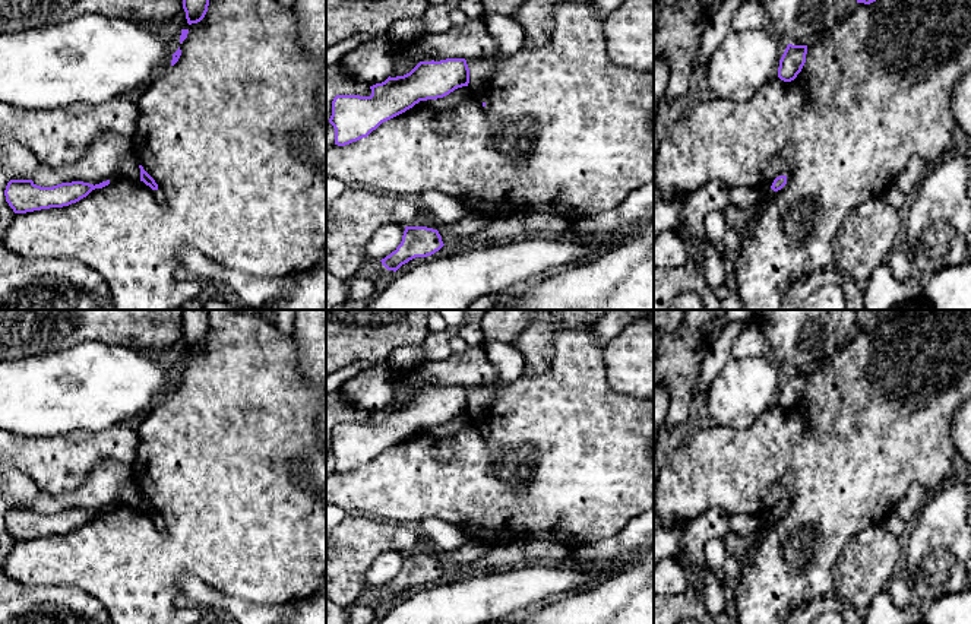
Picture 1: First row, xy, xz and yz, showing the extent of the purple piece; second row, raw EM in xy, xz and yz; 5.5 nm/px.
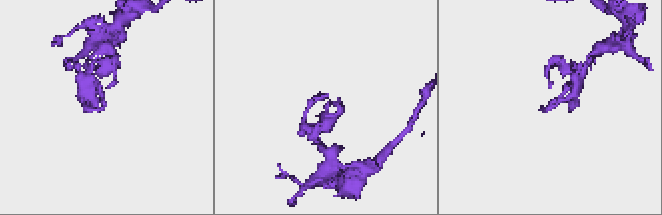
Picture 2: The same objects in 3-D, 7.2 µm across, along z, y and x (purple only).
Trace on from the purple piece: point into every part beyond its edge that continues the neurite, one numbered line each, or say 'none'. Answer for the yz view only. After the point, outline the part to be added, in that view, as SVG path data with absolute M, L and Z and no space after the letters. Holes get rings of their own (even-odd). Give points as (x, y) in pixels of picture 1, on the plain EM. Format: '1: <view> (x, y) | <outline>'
1: yz (767, 522) | M763 516L760 520L760 525L757 528L759 533L766 533L774 526L774 517L772 516Z

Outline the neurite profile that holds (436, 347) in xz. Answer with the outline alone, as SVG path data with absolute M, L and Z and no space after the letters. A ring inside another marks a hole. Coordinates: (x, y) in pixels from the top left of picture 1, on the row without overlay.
M428 332L423 343L407 345L392 351L388 364L396 370L412 370L420 362L437 362L452 355L447 332Z

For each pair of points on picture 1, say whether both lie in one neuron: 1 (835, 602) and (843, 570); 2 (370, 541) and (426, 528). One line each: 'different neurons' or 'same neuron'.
1: different neurons
2: different neurons

